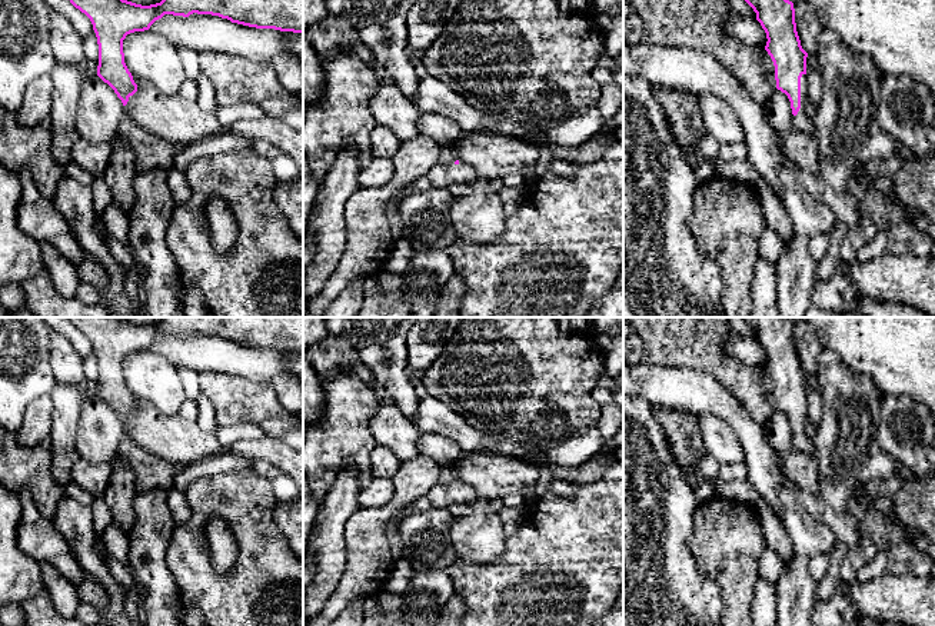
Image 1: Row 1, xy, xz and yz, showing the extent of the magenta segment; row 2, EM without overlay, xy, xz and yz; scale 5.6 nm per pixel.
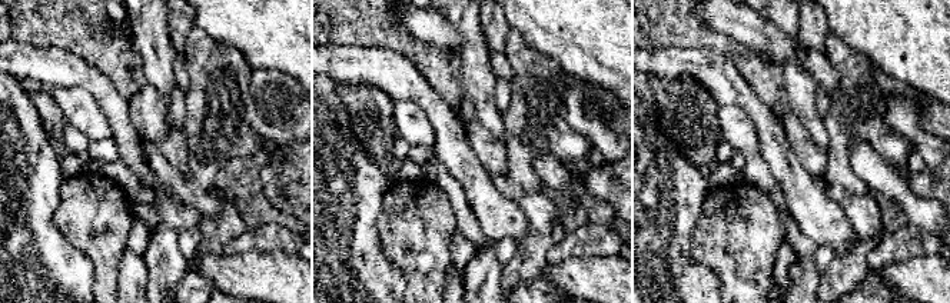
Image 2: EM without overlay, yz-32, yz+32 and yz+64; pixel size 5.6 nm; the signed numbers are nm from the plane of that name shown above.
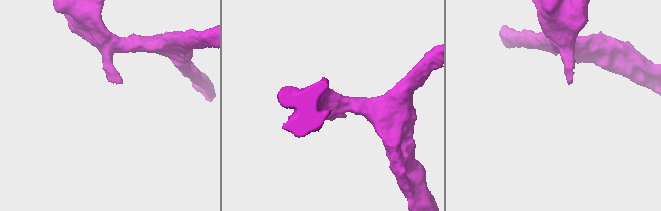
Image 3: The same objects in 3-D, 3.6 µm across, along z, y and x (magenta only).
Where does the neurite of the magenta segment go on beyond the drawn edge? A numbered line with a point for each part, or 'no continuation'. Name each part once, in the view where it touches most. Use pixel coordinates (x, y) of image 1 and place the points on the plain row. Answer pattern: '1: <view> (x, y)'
1: yz (801, 440)

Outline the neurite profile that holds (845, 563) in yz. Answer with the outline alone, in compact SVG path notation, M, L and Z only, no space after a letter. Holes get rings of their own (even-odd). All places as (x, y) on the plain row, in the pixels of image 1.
M862 532L858 546L848 549L836 543L826 576L816 587L816 600L829 600L835 596L844 596L844 587L858 580L859 569L871 562L878 553L878 547L868 533Z

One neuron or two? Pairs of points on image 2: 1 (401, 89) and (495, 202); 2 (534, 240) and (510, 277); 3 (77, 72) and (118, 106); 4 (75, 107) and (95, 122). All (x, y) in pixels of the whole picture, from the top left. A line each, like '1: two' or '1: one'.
1: one
2: one
3: one
4: one

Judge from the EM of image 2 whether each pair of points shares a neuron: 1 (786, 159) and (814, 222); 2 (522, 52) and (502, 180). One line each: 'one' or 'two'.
1: one
2: two

